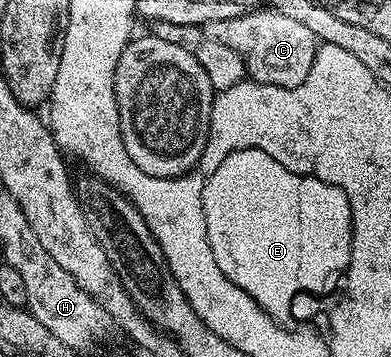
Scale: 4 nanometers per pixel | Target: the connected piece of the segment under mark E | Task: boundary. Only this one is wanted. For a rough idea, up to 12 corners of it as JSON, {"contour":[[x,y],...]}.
{"contour":[[228,147],[204,233],[270,320],[345,265],[339,186]]}

